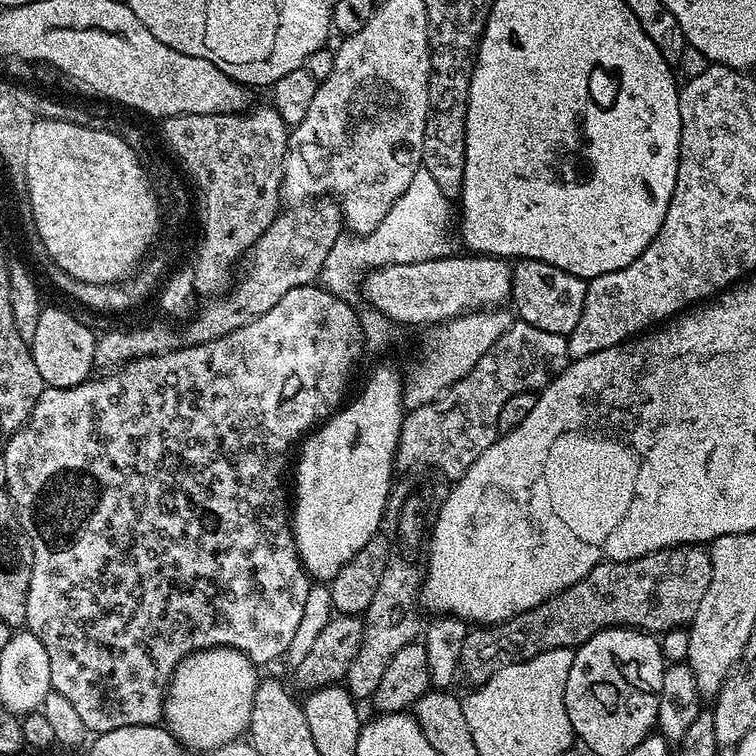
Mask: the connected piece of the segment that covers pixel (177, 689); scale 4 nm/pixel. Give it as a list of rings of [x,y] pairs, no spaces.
[[[202,648],[199,652],[191,652],[172,671],[172,678],[168,682],[164,698],[163,723],[188,750],[192,748],[215,750],[232,740],[241,739],[248,732],[248,719],[258,683],[256,672],[257,665],[249,660],[245,652],[240,652],[237,648]]]

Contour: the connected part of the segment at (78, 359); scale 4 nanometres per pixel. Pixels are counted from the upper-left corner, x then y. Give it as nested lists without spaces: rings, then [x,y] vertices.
[[[41,307],[30,347],[34,366],[38,366],[38,374],[42,374],[45,385],[49,388],[73,388],[85,383],[94,372],[96,338],[97,333],[91,332],[78,317],[60,308]]]

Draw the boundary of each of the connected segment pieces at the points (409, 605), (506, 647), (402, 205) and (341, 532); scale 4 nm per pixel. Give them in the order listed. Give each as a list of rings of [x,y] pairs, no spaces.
[[[399,554],[389,559],[386,570],[382,570],[378,590],[374,590],[374,602],[370,602],[367,612],[363,613],[364,637],[358,646],[358,654],[354,654],[354,662],[350,662],[350,670],[343,679],[352,699],[357,702],[367,701],[376,693],[378,682],[382,682],[382,674],[386,674],[386,666],[390,666],[390,658],[394,658],[398,650],[413,643],[421,635],[422,620],[420,624],[416,604],[418,608],[422,572],[412,563],[411,559]]]
[[[679,544],[673,548],[663,548],[657,552],[646,554],[633,560],[606,560],[596,564],[594,570],[574,582],[566,590],[554,594],[549,600],[543,600],[538,606],[526,610],[501,624],[476,626],[469,631],[462,642],[462,654],[459,667],[468,675],[472,686],[485,684],[498,669],[508,664],[526,662],[538,654],[546,654],[546,650],[571,648],[573,650],[586,643],[601,628],[639,628],[649,634],[674,632],[691,625],[694,614],[698,614],[698,606],[702,606],[702,598],[706,598],[706,590],[710,590],[712,577],[712,554],[704,544]]]
[[[422,166],[414,174],[410,186],[406,186],[406,190],[394,202],[394,206],[390,206],[386,218],[378,222],[376,229],[361,237],[344,234],[334,242],[320,271],[319,283],[337,298],[348,298],[355,288],[357,291],[362,277],[374,268],[438,260],[441,256],[449,255],[448,204],[449,197],[442,194],[438,182],[434,182],[434,178],[430,178]]]
[[[368,376],[364,386],[357,400],[349,399],[301,441],[298,448],[300,454],[297,462],[296,459],[294,462],[295,500],[292,501],[290,523],[296,540],[296,551],[305,571],[320,582],[330,582],[338,570],[372,536],[377,535],[392,492],[397,442],[401,434],[401,422],[406,415],[402,384],[388,384],[388,380],[374,380]]]

